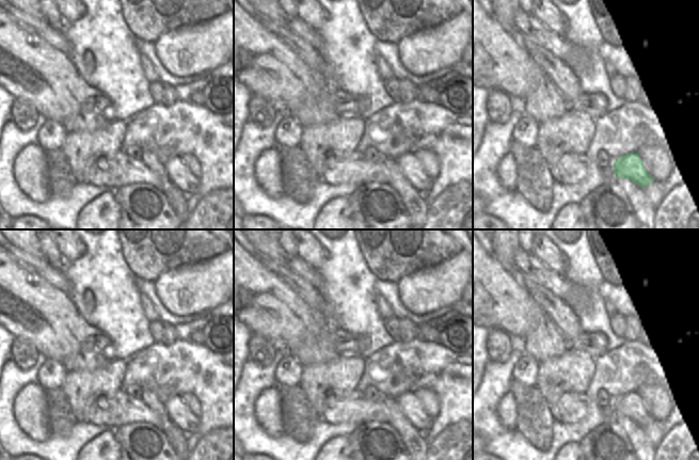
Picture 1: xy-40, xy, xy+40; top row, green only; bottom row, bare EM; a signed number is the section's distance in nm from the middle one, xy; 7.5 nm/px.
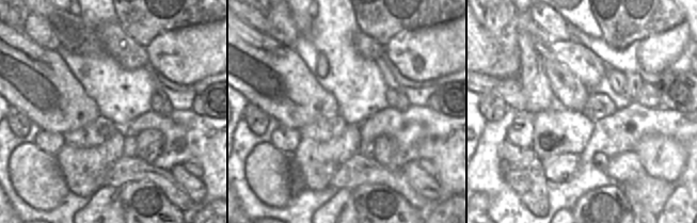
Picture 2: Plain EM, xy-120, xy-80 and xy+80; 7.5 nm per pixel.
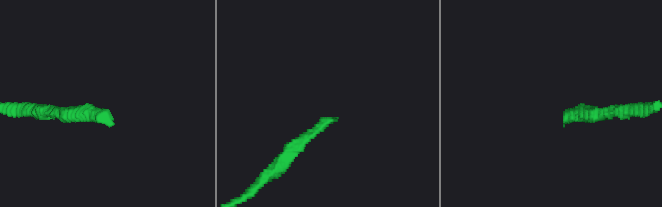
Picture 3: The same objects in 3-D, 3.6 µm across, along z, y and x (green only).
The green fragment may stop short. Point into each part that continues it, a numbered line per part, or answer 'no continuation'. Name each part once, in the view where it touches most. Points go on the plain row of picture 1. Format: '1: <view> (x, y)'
1: xy+40 (641, 392)

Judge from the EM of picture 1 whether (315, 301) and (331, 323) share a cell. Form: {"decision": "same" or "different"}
{"decision": "same"}

